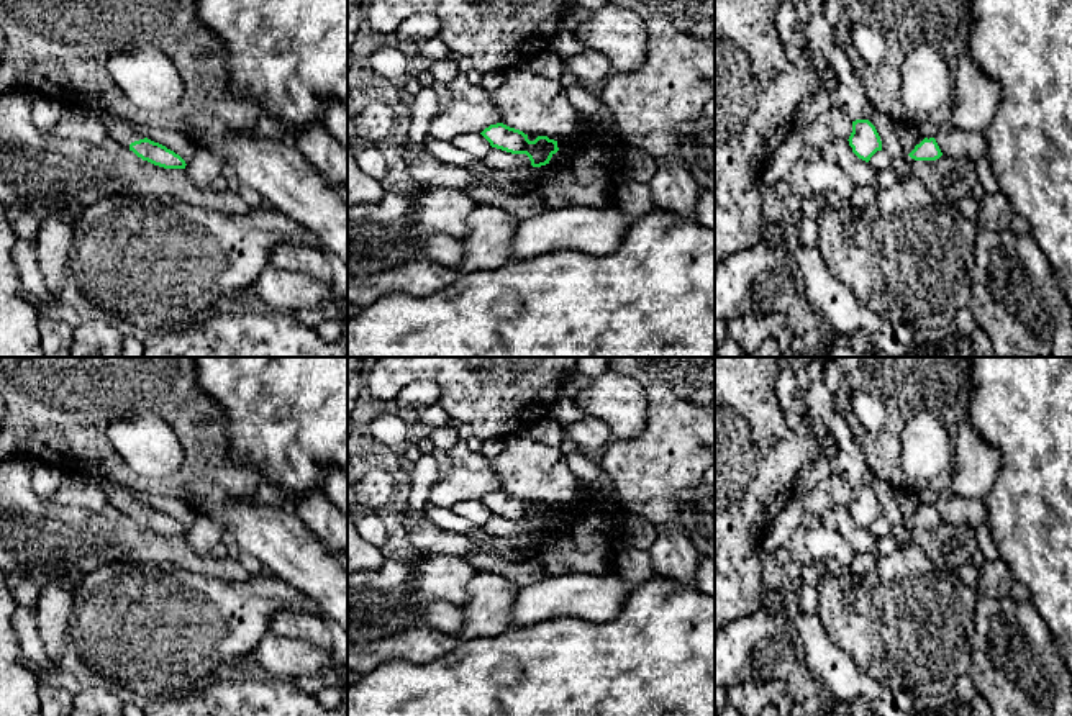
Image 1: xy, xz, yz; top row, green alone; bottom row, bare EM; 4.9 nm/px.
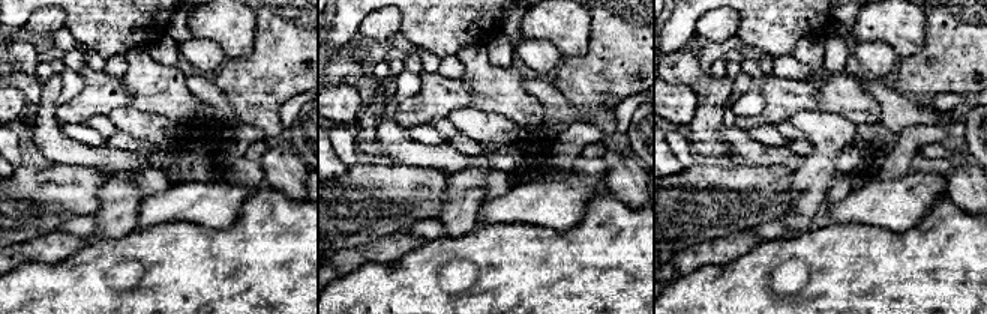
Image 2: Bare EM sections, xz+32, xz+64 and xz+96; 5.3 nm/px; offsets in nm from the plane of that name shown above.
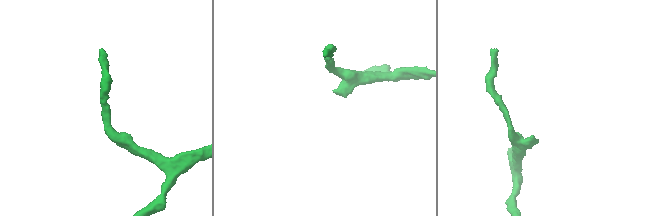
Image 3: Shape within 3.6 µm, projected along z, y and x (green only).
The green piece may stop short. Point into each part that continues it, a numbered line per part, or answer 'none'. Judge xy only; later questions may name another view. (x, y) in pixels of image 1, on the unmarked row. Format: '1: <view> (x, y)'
1: xy (117, 493)

